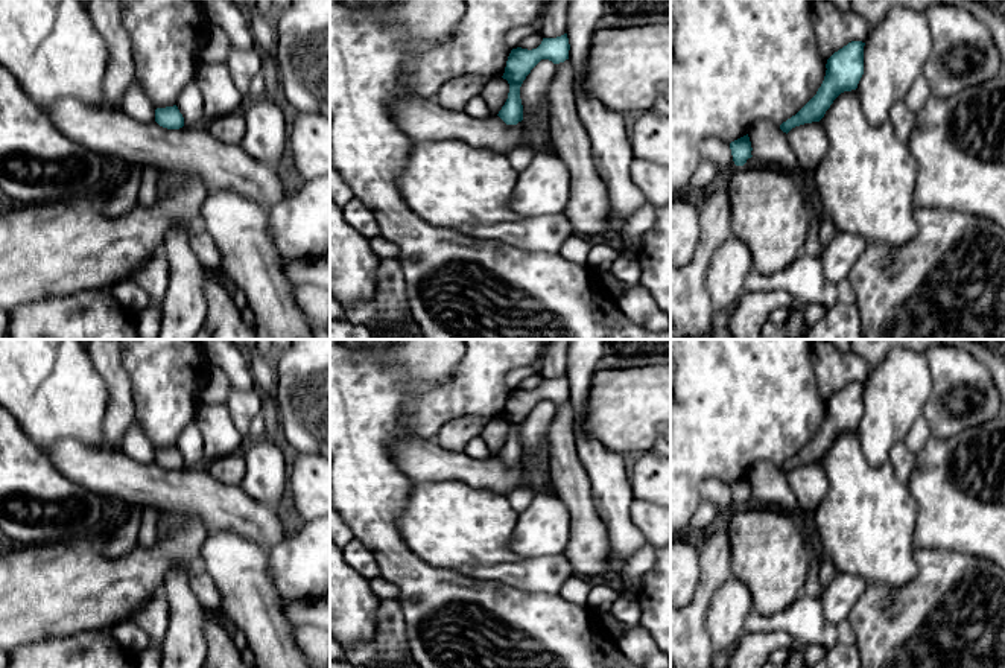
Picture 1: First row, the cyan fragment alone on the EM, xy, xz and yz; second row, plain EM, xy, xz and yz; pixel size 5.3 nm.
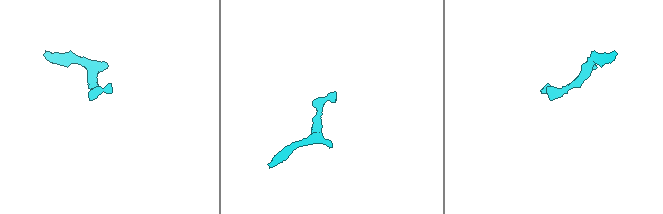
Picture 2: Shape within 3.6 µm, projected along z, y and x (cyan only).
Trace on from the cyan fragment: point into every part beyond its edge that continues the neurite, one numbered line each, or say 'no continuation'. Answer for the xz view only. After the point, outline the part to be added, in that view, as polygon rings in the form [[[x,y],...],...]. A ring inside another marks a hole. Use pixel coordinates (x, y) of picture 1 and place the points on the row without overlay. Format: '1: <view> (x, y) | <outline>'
no continuation

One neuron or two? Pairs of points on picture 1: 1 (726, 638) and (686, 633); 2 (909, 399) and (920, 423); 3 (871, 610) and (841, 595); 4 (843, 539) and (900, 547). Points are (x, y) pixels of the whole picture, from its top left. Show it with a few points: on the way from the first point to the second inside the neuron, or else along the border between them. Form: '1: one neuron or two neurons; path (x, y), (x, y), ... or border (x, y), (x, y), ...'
1: two neurons; border (710, 601), (706, 610), (706, 630), (713, 650)
2: two neurons; border (922, 414), (916, 419), (903, 440)
3: two neurons; border (868, 586), (846, 618)
4: one neuron; path (856, 539), (873, 539), (881, 547), (887, 547)

